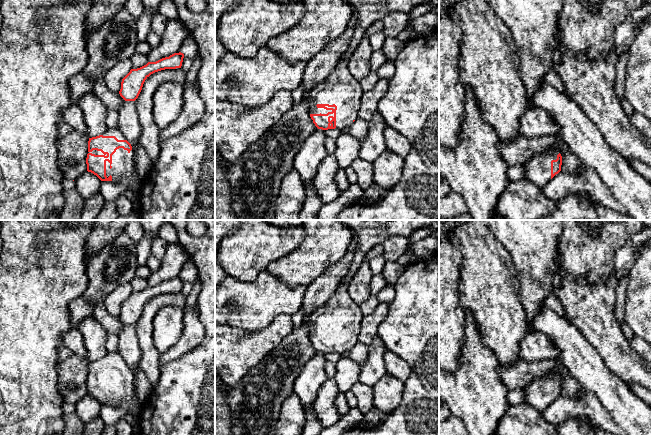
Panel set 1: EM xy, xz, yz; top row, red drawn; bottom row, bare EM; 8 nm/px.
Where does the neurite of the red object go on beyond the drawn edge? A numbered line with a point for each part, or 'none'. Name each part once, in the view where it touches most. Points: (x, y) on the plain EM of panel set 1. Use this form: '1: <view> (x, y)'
1: xz (341, 312)

